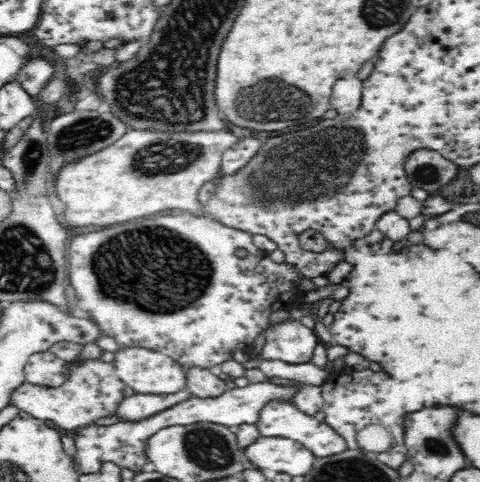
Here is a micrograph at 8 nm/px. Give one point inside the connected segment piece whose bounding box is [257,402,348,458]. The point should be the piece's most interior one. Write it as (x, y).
(284, 421)

